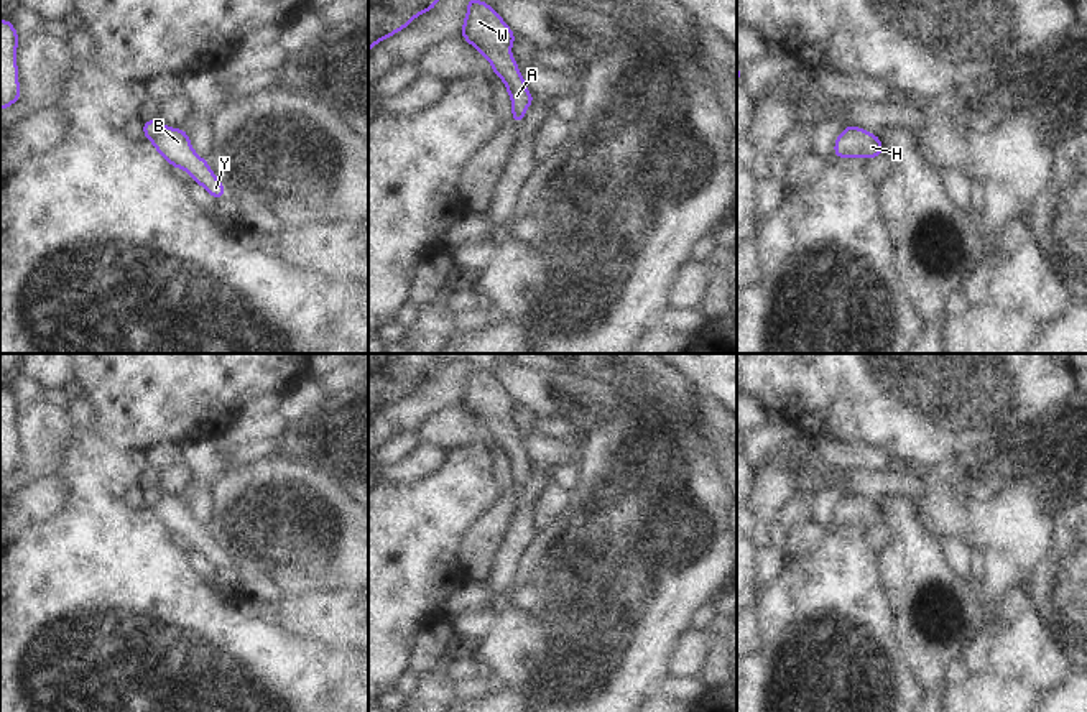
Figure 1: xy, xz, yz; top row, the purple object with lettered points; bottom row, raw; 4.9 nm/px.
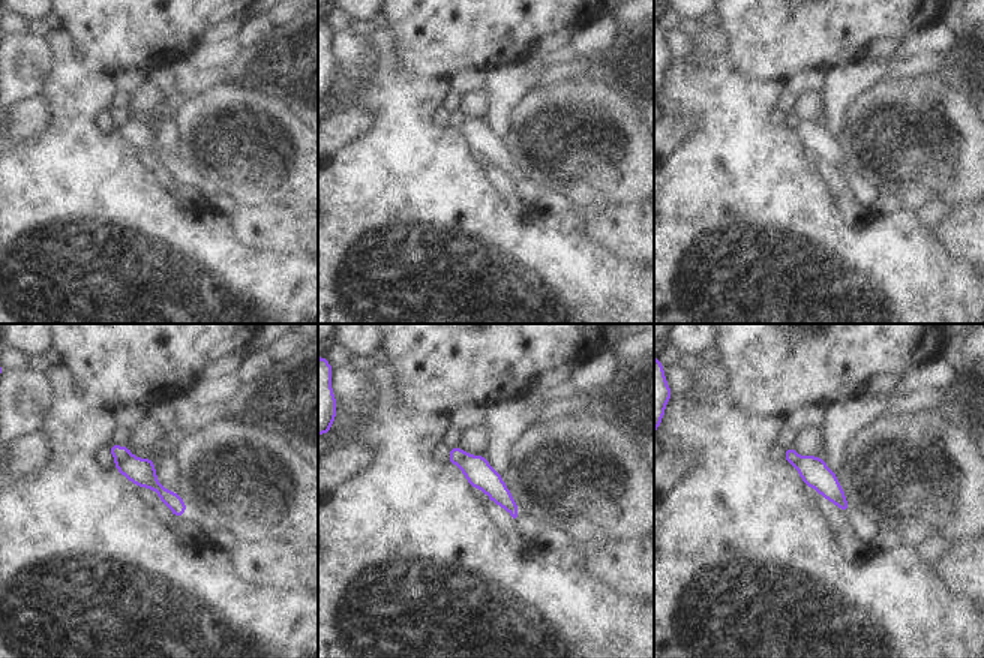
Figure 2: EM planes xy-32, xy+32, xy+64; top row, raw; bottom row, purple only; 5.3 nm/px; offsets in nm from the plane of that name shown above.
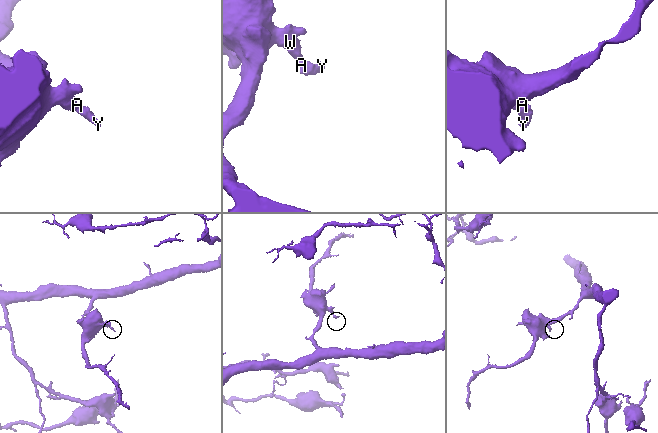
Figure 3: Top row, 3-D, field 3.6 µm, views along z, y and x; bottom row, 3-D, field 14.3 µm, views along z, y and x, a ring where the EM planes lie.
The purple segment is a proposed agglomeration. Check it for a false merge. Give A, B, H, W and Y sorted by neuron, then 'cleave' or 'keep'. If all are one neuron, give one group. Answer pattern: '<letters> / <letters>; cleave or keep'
A W / B H Y; cleave

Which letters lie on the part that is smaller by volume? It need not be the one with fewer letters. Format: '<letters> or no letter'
B, H, Y

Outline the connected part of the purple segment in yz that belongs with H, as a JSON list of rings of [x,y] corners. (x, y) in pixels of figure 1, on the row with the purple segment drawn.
[[[849,125],[834,141],[835,158],[867,158],[873,160],[883,155],[883,143],[878,135],[860,127]]]

